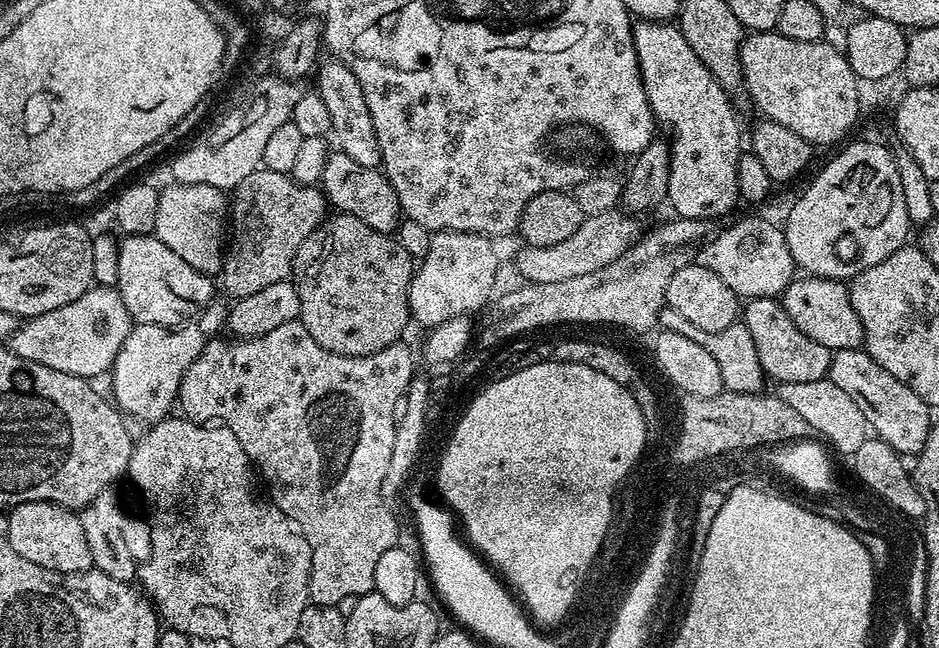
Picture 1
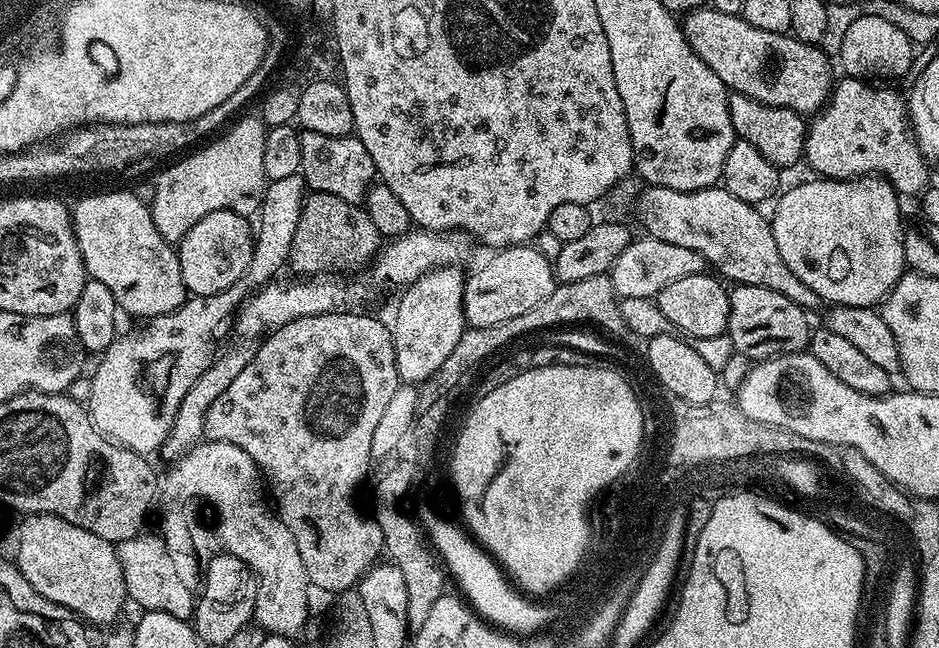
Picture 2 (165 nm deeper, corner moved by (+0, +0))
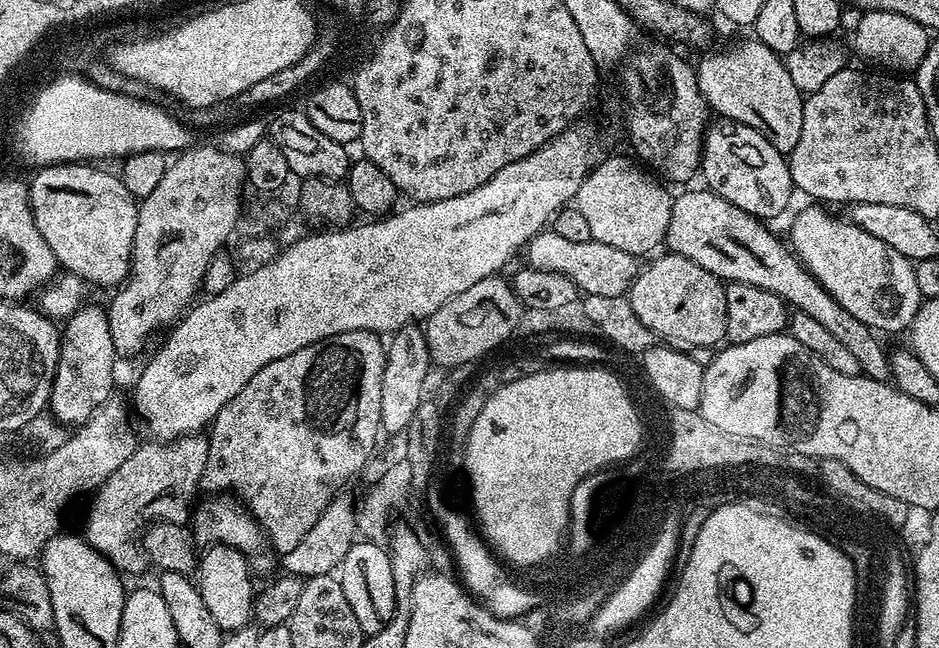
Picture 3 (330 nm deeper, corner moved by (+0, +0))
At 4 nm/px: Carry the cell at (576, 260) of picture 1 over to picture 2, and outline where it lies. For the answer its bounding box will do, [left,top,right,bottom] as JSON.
[464,246,558,328]

